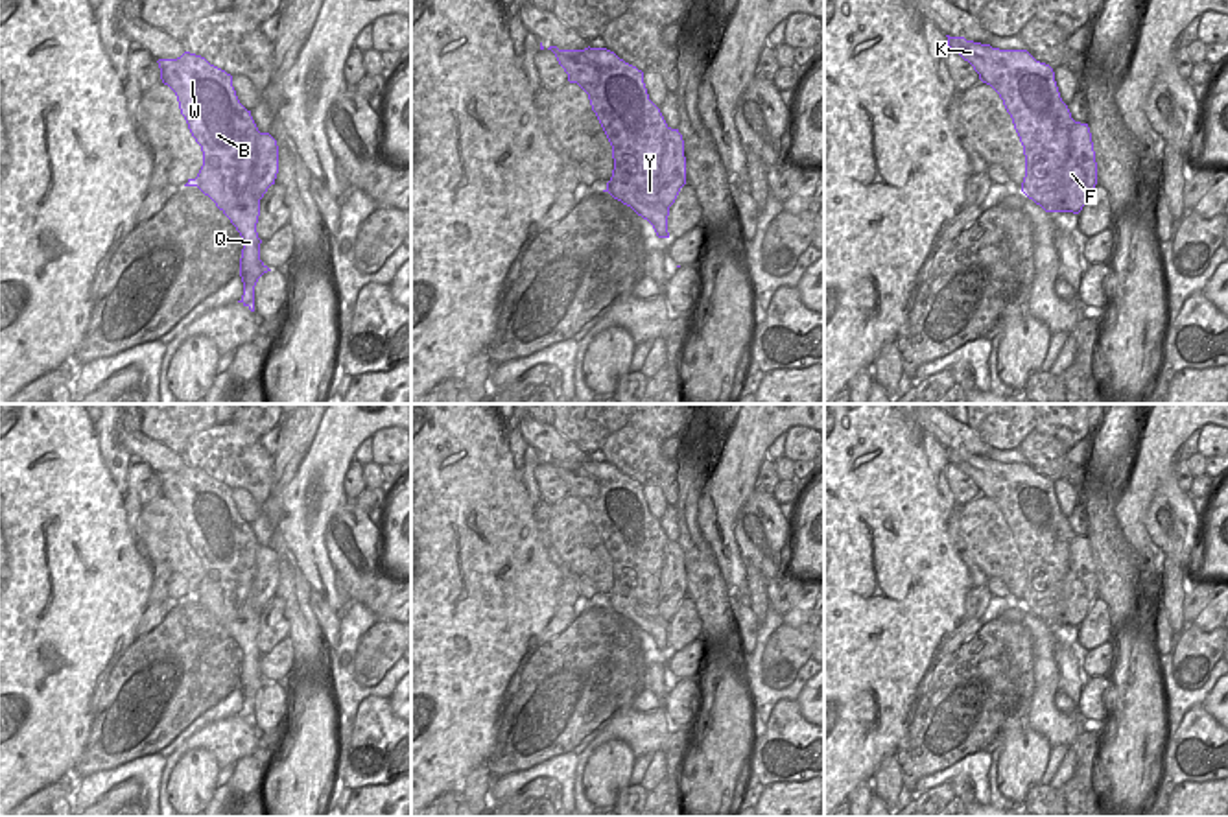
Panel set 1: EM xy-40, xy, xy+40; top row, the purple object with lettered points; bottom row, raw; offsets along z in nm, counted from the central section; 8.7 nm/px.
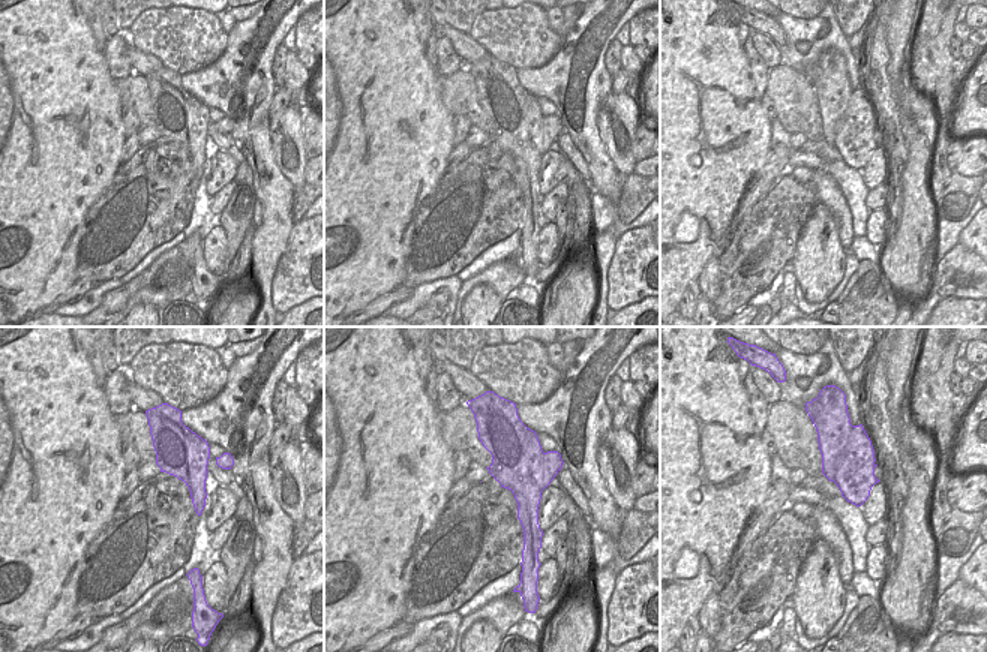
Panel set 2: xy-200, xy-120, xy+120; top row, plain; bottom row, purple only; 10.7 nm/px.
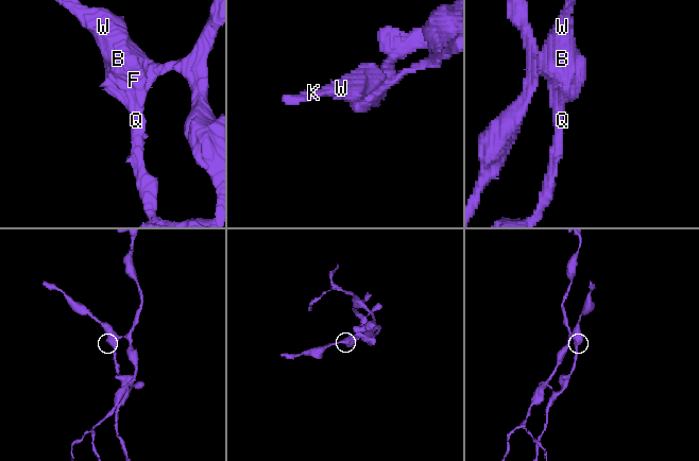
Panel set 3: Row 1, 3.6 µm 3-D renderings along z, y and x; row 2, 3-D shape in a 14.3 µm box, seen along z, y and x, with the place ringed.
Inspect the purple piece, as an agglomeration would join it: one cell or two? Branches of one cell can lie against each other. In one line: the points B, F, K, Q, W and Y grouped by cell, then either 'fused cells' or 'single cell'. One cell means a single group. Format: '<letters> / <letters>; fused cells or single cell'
B K Q W Y / F; fused cells

